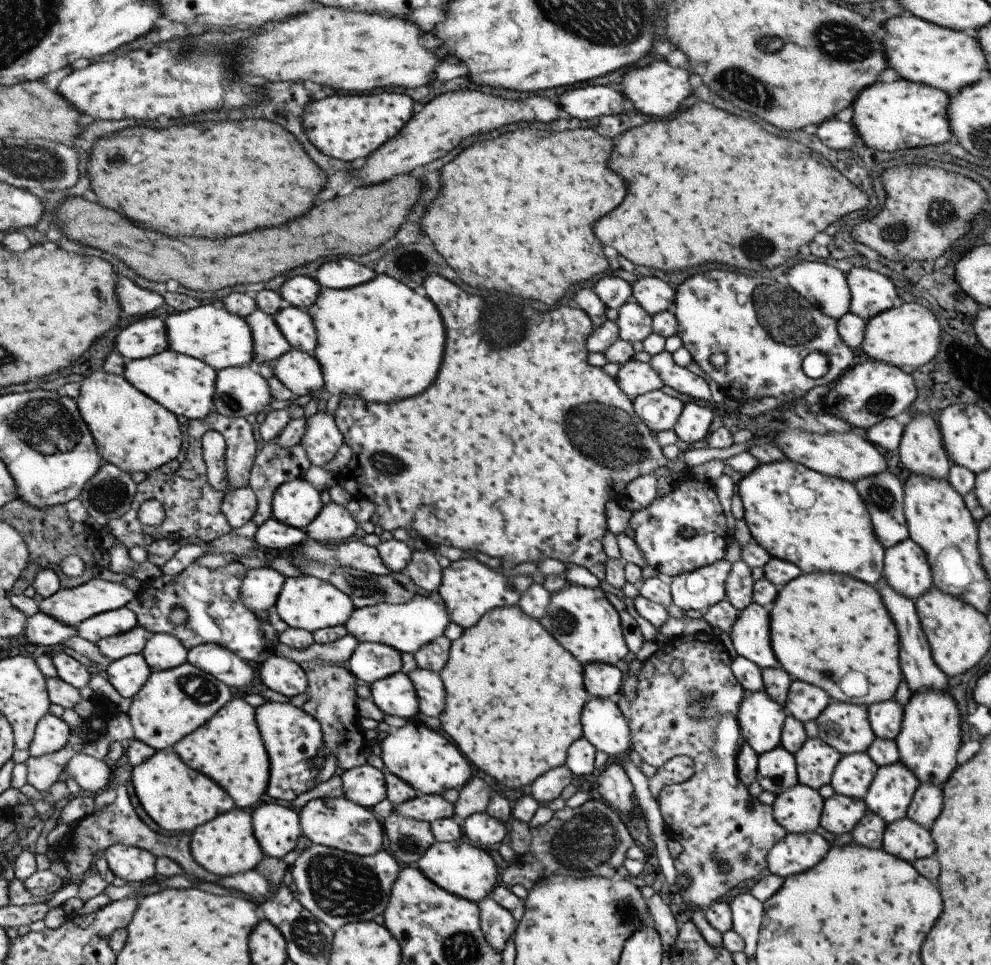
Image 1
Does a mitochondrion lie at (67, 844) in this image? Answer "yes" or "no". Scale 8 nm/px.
no

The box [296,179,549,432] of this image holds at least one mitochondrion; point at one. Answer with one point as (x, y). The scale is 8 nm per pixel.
(499, 329)

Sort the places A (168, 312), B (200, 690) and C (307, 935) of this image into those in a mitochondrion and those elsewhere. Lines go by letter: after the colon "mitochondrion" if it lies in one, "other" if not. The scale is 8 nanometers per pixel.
A: other
B: mitochondrion
C: mitochondrion

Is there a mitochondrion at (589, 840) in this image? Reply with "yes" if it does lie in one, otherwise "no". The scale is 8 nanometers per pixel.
yes

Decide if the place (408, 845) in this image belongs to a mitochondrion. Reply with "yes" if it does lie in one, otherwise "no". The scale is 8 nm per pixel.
yes

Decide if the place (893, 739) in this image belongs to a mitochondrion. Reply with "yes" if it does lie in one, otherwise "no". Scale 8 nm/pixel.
no

